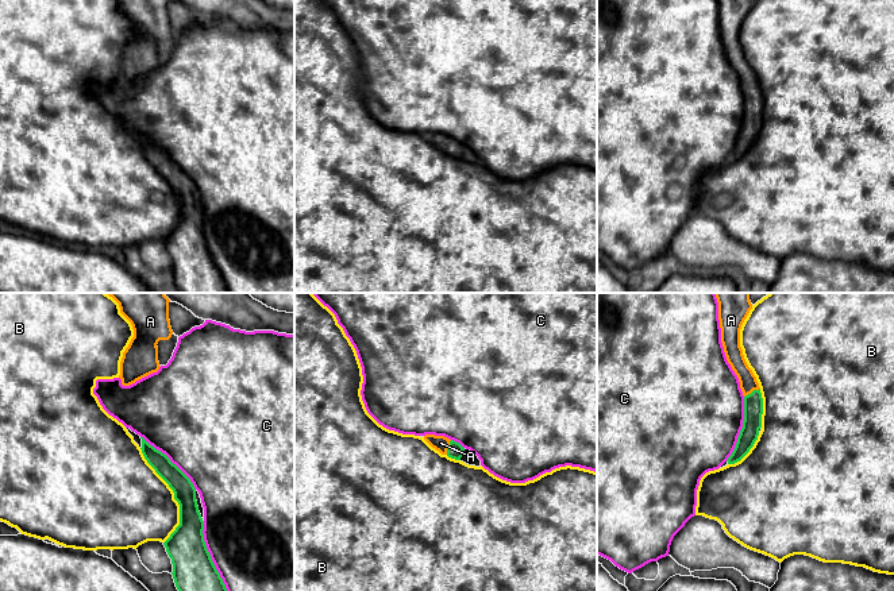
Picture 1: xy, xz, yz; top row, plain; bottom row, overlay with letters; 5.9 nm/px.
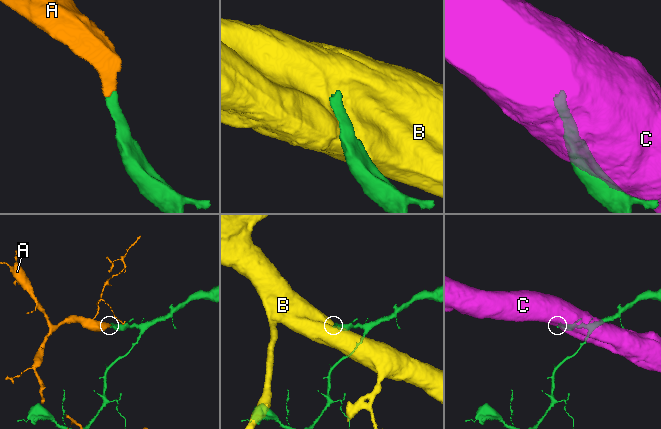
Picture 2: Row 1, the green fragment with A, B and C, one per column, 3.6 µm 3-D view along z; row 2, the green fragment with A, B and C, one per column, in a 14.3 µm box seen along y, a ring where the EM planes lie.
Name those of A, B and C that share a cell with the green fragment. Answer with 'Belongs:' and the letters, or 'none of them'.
Belongs: A

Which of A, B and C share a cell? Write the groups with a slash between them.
A / B / C

